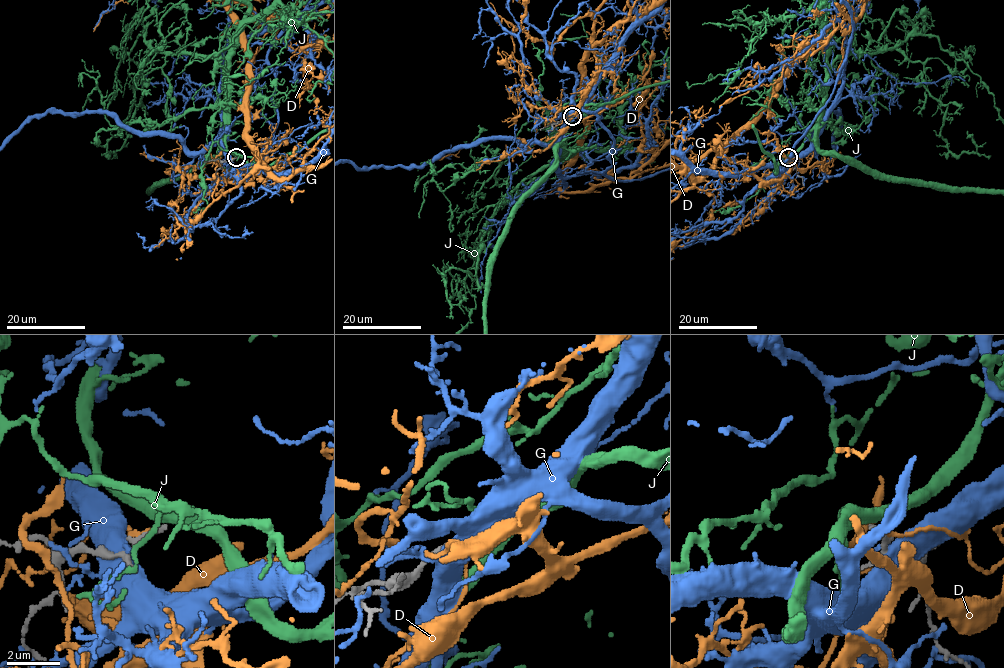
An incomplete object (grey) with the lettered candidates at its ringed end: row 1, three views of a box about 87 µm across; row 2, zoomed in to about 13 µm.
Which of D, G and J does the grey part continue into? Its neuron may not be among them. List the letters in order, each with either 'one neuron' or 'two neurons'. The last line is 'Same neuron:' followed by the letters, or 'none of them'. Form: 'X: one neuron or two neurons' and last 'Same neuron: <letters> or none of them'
D: two neurons
G: two neurons
J: two neurons
Same neuron: none of them

